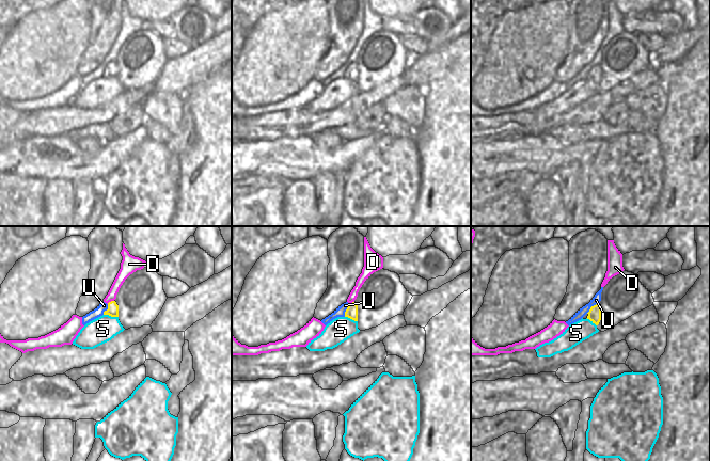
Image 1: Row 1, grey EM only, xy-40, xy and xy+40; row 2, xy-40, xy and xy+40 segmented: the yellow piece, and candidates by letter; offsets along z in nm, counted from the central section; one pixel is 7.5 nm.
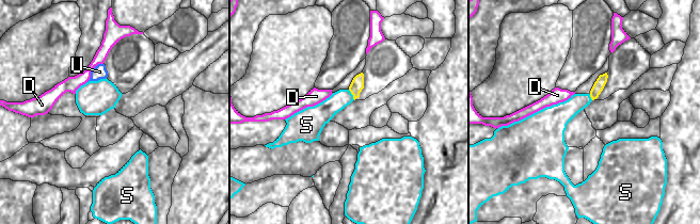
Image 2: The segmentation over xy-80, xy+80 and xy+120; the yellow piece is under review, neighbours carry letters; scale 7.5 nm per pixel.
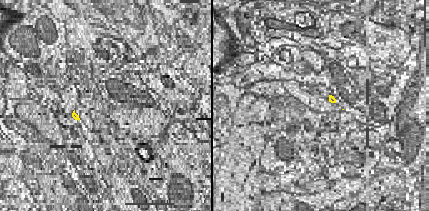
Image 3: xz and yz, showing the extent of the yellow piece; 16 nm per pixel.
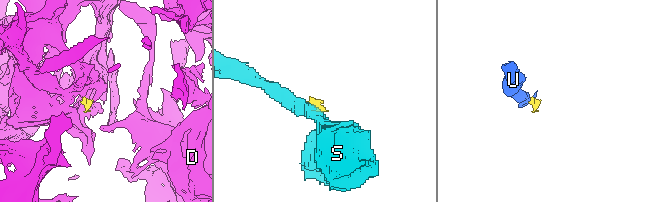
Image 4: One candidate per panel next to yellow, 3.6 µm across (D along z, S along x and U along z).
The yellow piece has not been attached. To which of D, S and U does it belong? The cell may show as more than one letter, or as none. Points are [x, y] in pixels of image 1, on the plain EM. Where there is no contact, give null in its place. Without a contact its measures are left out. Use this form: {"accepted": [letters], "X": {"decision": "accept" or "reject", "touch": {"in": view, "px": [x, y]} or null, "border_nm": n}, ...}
{"accepted": ["U"], "D": {"decision": "reject", "touch": {"in": "xy-40", "px": [111, 62]}, "border_nm": 60}, "S": {"decision": "reject", "touch": {"in": "xy-40", "px": [111, 77]}, "border_nm": 110}, "U": {"decision": "accept", "touch": {"in": "xy+40", "px": [592, 67]}, "border_nm": 120}}

